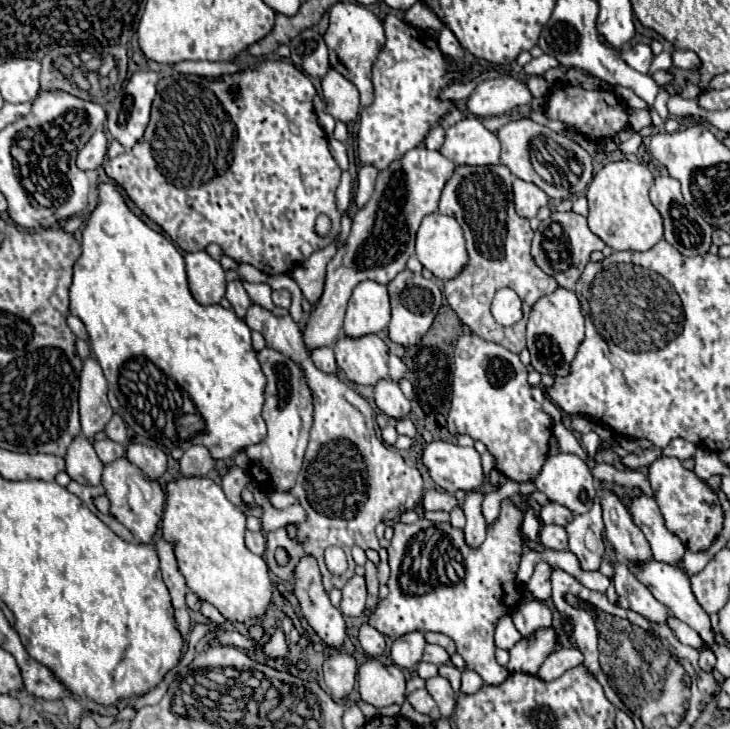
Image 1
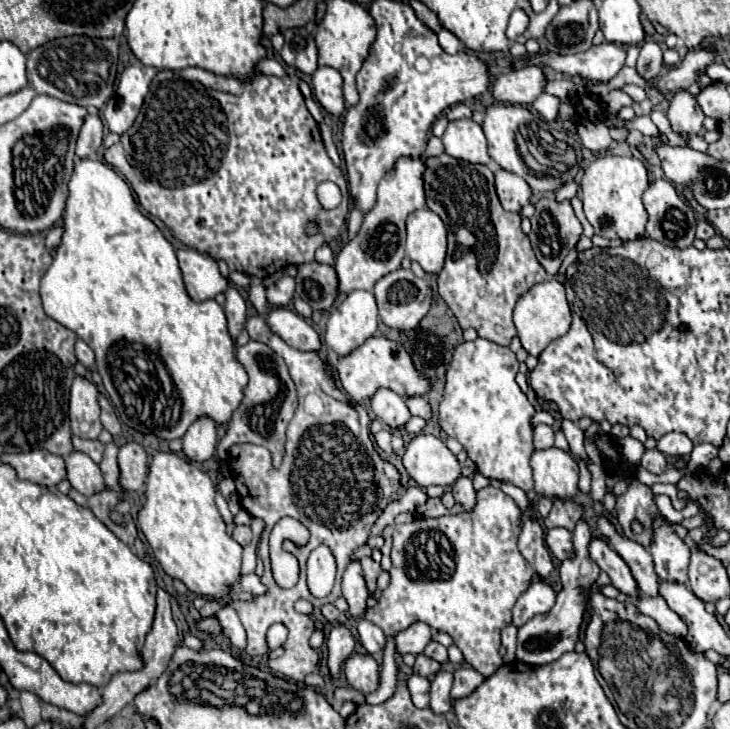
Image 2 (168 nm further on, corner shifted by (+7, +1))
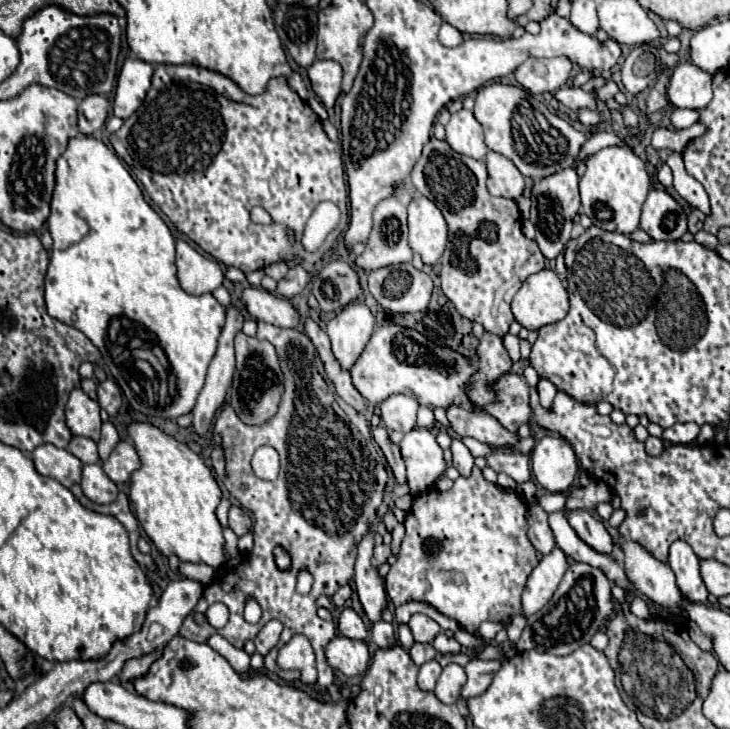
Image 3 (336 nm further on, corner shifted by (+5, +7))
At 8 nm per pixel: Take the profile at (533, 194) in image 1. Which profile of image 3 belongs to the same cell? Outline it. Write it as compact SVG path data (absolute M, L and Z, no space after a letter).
M490 151L486 165L488 165L488 189L492 195L506 199L518 199L522 195L526 181L512 161L506 161L506 157L498 157L498 153Z

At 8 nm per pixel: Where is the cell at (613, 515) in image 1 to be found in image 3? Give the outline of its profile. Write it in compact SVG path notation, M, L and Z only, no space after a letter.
M622 541L620 547L624 551L626 575L636 591L666 609L676 609L682 605L674 573L666 563L658 561L652 553L634 541Z

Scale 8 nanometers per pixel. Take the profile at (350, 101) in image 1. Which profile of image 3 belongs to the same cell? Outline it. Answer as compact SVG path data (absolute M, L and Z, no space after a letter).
M314 61L308 67L308 79L312 91L322 99L326 107L334 107L342 89L342 67L336 61Z

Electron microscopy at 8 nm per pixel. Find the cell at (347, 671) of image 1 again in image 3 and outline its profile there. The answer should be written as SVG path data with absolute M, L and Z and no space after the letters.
M344 609L338 617L338 633L342 637L352 637L352 639L360 639L360 637L368 637L368 629L362 623L362 619L354 613L354 609Z

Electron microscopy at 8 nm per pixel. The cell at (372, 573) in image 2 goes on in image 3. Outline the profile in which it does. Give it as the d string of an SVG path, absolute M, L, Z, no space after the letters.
M379 546L374 548L373 557L371 560L374 568L379 568L382 564L387 562L387 559L391 556L390 546Z

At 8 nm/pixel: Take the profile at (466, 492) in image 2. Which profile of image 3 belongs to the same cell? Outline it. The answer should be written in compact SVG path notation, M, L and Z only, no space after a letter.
M460 439L452 441L452 455L454 455L454 467L458 469L458 473L462 477L470 477L472 467L474 467L474 457L470 455L470 451L464 447L464 443Z

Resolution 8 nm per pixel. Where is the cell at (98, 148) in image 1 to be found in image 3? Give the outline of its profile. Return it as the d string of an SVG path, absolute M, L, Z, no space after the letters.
M86 97L78 105L78 129L82 135L94 135L98 133L108 117L108 99L98 97Z

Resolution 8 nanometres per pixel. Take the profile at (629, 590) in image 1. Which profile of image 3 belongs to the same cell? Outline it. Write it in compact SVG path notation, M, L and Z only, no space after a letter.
M570 511L566 513L566 517L574 531L578 533L578 537L594 551L604 555L610 555L614 551L614 539L598 517L590 515L588 511Z

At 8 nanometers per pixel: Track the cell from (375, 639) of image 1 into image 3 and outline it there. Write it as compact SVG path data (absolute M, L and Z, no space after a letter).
M376 621L372 625L372 641L378 647L392 647L394 645L394 625L386 621Z

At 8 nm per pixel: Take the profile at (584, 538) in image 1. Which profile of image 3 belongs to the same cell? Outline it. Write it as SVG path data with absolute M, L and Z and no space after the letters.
M572 563L564 573L560 587L556 589L550 603L528 617L528 623L518 641L518 651L534 649L538 653L568 655L580 645L588 643L592 635L606 625L610 613L614 613L614 605L610 581L604 571L586 563Z

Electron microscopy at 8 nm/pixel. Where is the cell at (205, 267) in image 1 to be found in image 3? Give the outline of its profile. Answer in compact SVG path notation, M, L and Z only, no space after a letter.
M186 241L176 243L176 265L182 289L190 295L204 295L218 289L224 281L220 263L200 255Z

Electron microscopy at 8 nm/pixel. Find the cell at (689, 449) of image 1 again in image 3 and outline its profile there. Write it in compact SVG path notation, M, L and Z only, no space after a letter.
M676 423L674 427L664 429L662 439L670 441L674 445L690 445L690 443L696 441L698 431L700 431L700 427L694 425L694 423Z

